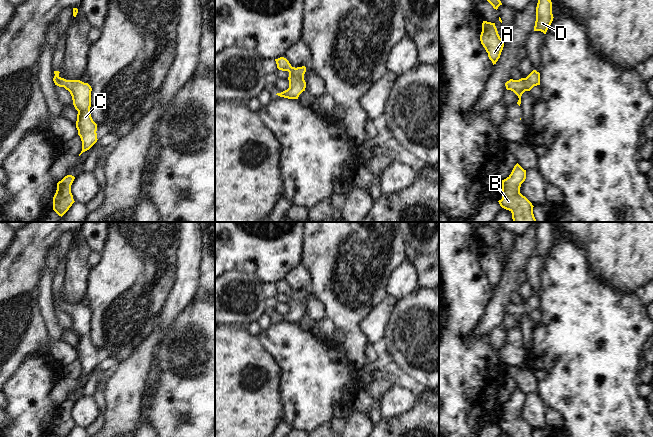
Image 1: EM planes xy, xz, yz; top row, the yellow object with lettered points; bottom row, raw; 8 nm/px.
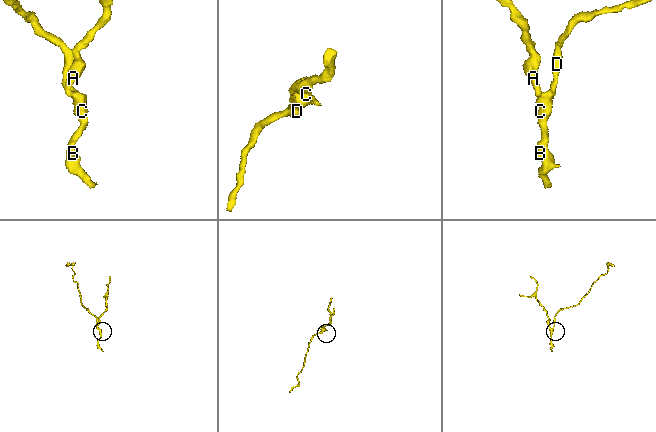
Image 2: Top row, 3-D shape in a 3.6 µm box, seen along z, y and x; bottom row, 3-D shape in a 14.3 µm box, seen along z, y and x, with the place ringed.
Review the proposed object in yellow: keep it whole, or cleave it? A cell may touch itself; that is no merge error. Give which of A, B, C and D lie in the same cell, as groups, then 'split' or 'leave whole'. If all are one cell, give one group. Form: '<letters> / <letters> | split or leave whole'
A B C D | leave whole

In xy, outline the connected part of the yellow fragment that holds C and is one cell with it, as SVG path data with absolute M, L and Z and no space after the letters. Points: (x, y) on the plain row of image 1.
M54 295L55 309L64 311L72 320L73 329L78 335L76 352L82 365L82 375L79 380L89 374L97 366L97 348L91 341L91 315L88 307L80 304L66 304L59 300L59 295Z

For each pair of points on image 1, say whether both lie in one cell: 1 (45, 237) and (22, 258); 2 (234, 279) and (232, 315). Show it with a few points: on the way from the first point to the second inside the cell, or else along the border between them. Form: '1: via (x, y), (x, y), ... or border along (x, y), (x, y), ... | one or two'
1: via (39, 241), (28, 252) | one
2: via (234, 288), (232, 306) | one

